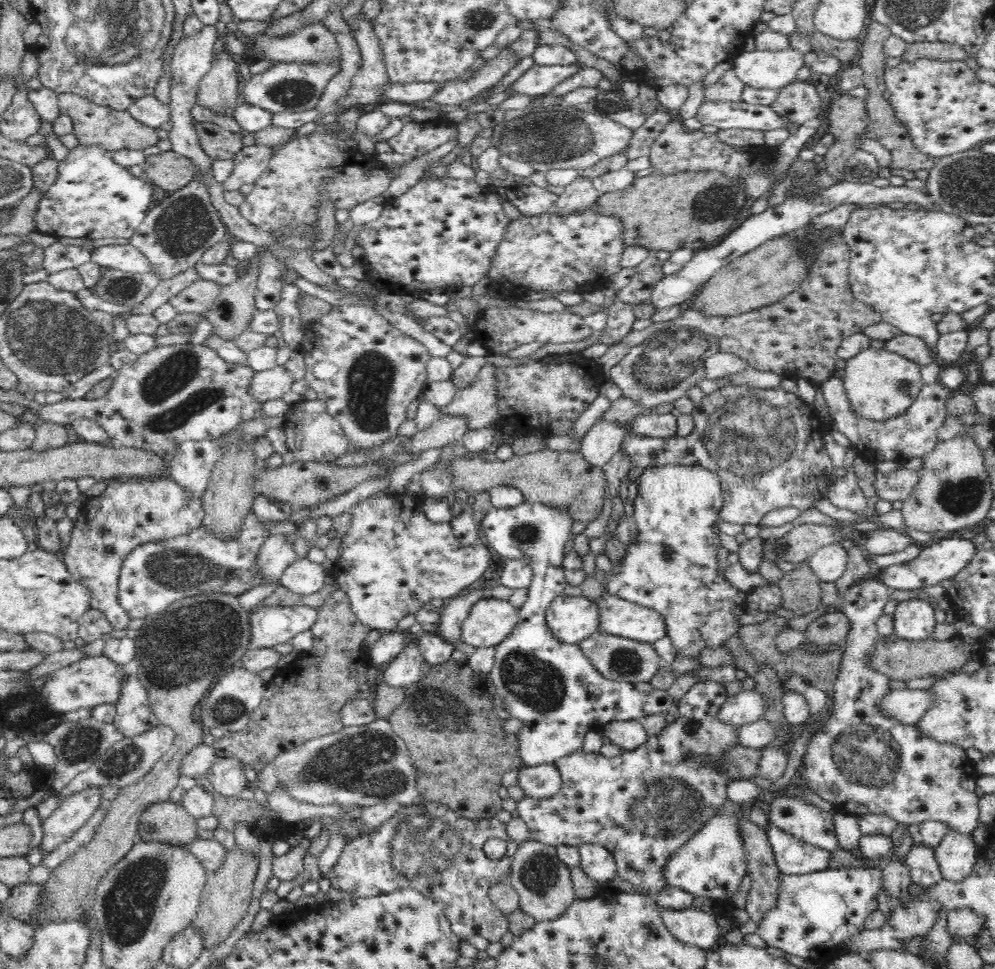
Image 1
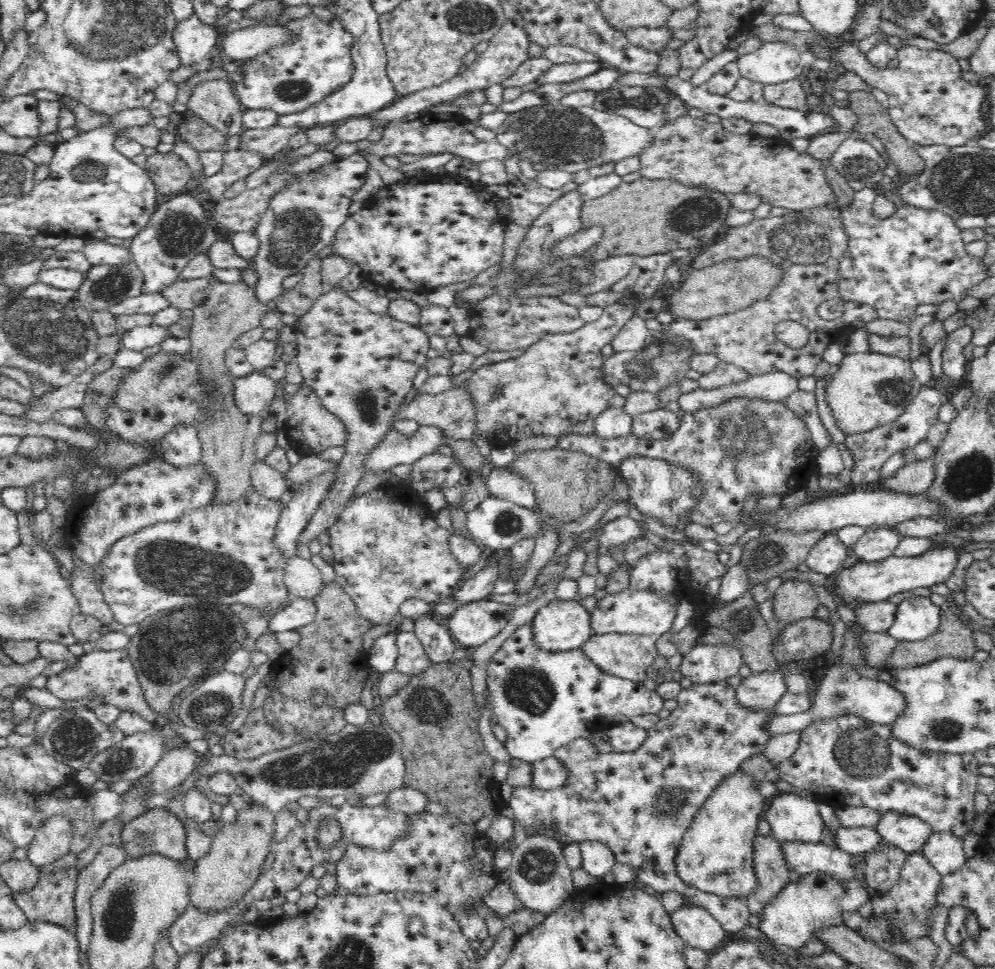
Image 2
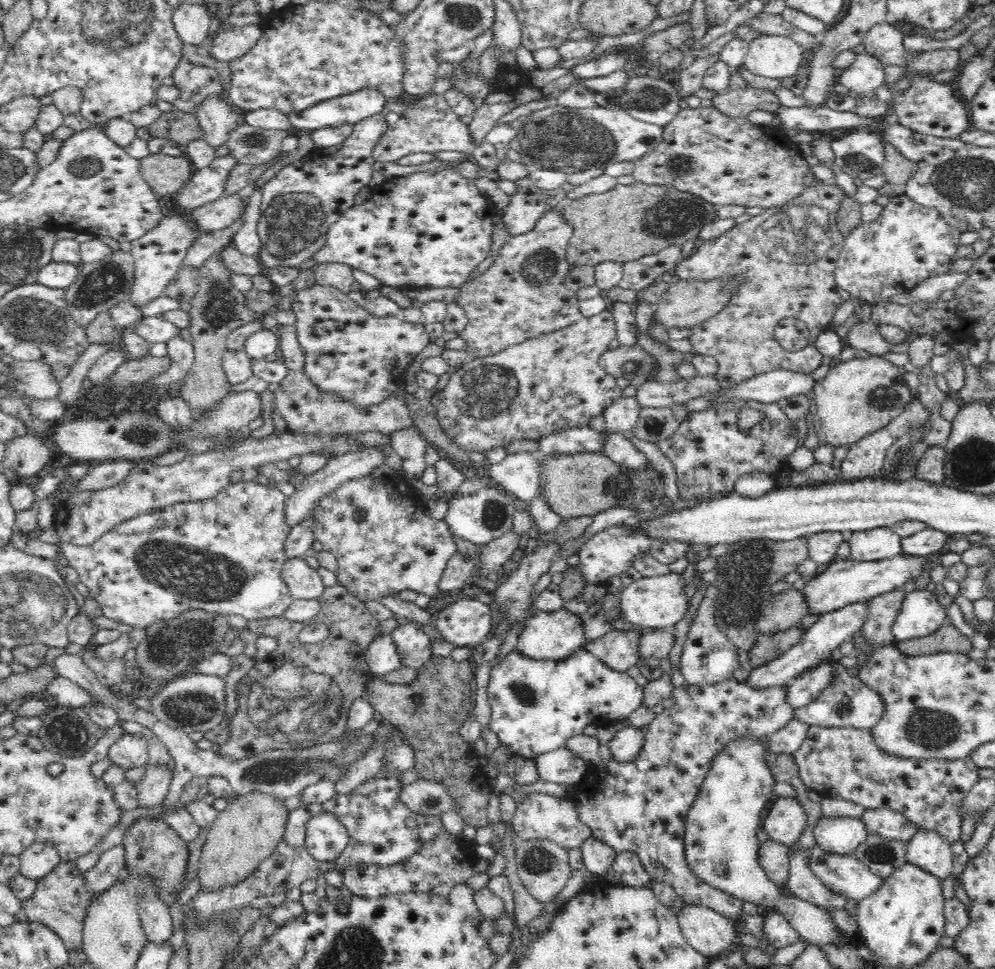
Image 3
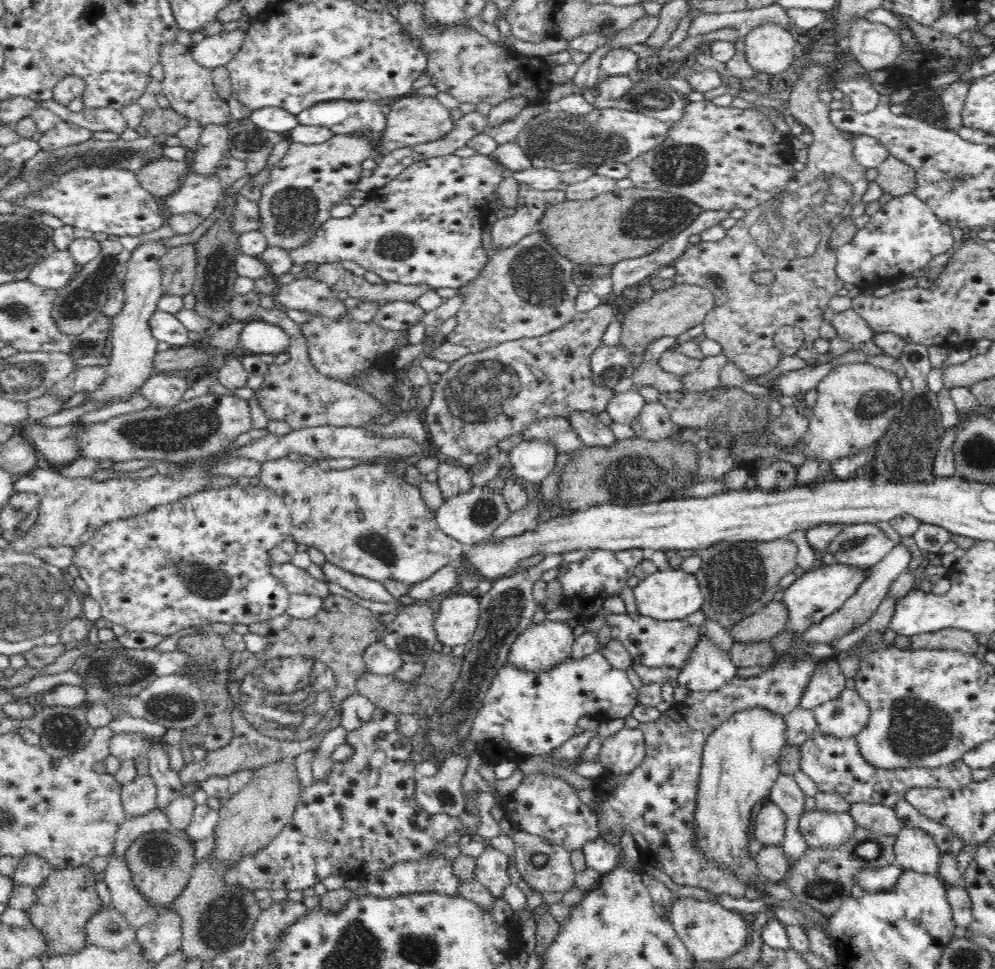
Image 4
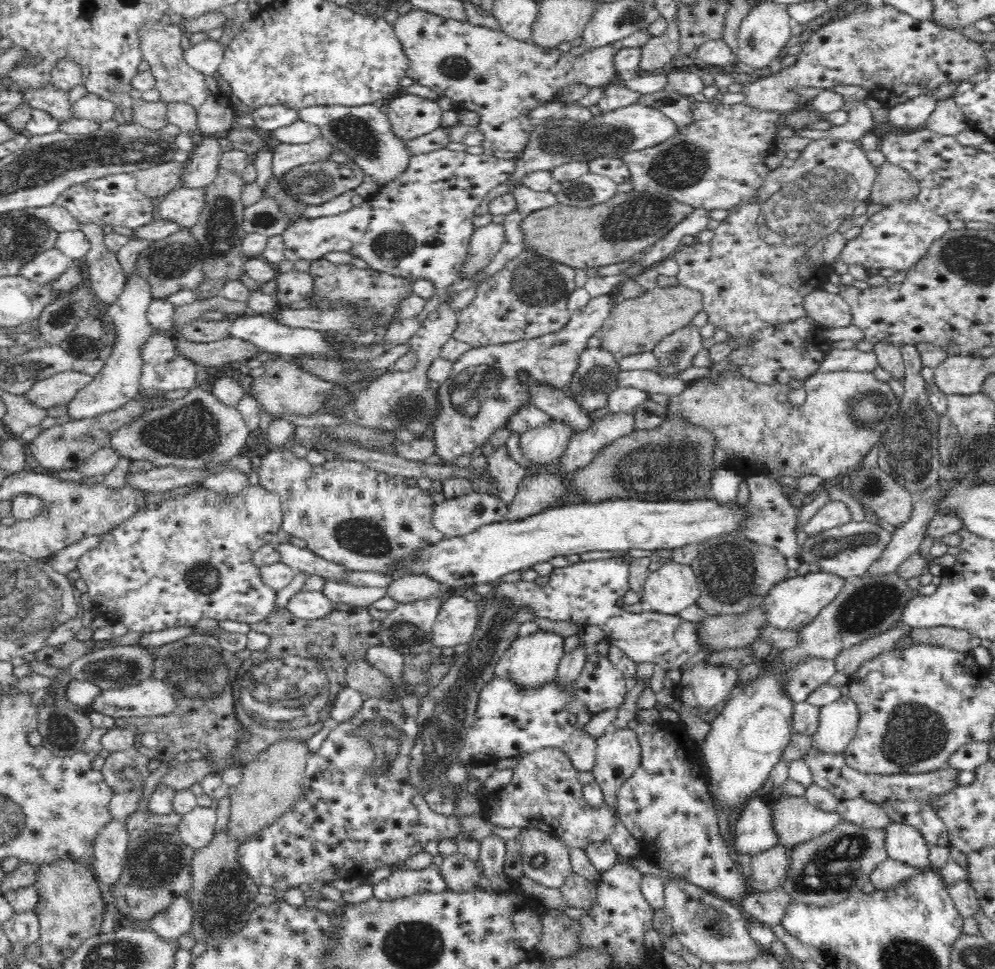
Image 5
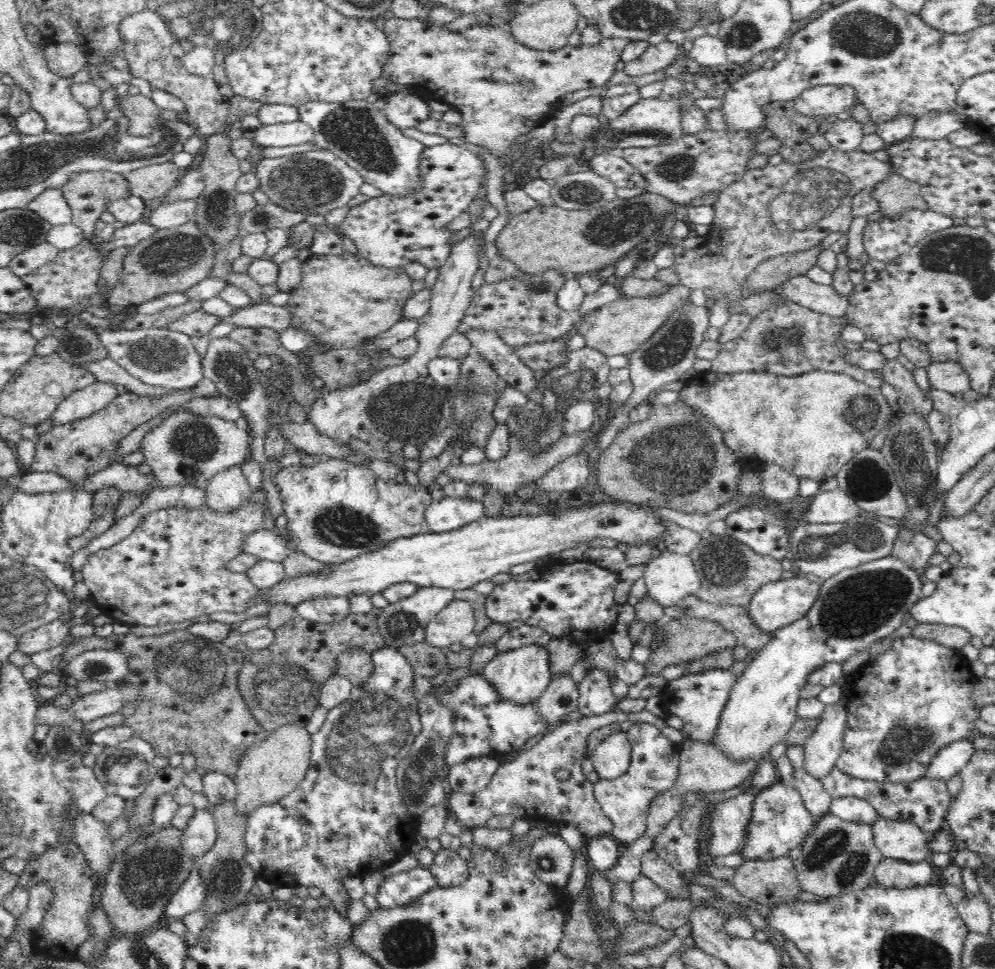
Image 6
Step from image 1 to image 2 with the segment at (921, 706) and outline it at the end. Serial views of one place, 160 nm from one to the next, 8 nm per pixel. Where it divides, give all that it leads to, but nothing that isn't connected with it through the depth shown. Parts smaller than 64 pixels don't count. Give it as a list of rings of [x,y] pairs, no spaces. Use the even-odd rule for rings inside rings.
[[[814,582],[812,588],[817,594],[819,603],[824,608],[828,608],[828,612],[830,612],[828,619],[832,623],[833,639],[829,649],[832,652],[832,664],[830,664],[828,672],[826,672],[826,676],[820,680],[820,684],[816,688],[816,694],[812,696],[813,702],[810,709],[798,714],[777,714],[769,723],[769,732],[771,734],[768,736],[786,734],[786,732],[802,732],[816,722],[830,721],[847,715],[852,715],[852,717],[862,719],[866,723],[873,725],[892,726],[892,722],[900,716],[901,710],[904,709],[904,698],[895,689],[892,689],[892,686],[888,685],[888,683],[862,677],[857,670],[848,667],[848,663],[843,659],[844,636],[846,635],[847,624],[838,613],[838,603],[825,587],[818,586]]]

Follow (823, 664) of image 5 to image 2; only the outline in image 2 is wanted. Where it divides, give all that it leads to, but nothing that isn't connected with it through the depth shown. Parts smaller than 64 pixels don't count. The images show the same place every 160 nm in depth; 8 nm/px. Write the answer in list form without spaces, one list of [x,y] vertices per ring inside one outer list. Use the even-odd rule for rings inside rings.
[[[720,681],[717,683],[712,683],[708,686],[693,683],[686,684],[684,689],[677,695],[678,706],[670,712],[668,718],[662,720],[656,724],[653,728],[648,730],[646,741],[640,746],[639,750],[634,753],[614,753],[603,754],[598,752],[596,746],[590,742],[588,738],[576,738],[572,740],[568,745],[561,746],[554,751],[553,757],[562,760],[566,767],[570,770],[570,777],[566,780],[566,784],[560,788],[553,788],[550,790],[544,790],[534,786],[533,784],[525,787],[513,787],[512,795],[510,796],[509,806],[512,807],[513,813],[515,815],[516,825],[519,829],[528,832],[528,827],[544,826],[545,822],[554,822],[559,826],[560,838],[554,838],[561,845],[569,845],[572,843],[584,842],[584,840],[594,840],[599,842],[604,842],[612,852],[615,854],[616,862],[626,862],[638,869],[638,882],[642,882],[645,885],[650,885],[655,891],[660,893],[676,891],[686,898],[690,898],[690,902],[694,906],[705,908],[721,925],[724,930],[728,932],[740,932],[744,930],[748,923],[748,918],[750,916],[749,906],[745,898],[734,898],[734,897],[721,897],[717,894],[712,894],[709,892],[701,891],[696,888],[696,886],[688,885],[676,870],[676,857],[678,856],[679,848],[681,846],[682,840],[684,839],[684,834],[686,830],[692,824],[696,813],[699,811],[700,805],[709,797],[712,789],[720,782],[720,779],[724,778],[725,775],[732,774],[741,768],[741,765],[748,761],[752,756],[763,753],[765,746],[768,743],[769,736],[769,723],[771,719],[774,719],[777,714],[775,713],[775,708],[772,710],[765,710],[764,708],[747,708],[743,706],[737,698],[737,689],[732,688],[730,684],[726,681]]]

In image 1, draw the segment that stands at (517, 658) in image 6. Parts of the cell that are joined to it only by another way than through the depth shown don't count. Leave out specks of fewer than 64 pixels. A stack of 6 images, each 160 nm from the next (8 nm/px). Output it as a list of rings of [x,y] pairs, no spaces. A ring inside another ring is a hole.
[[[561,595],[554,598],[545,610],[547,629],[564,645],[579,645],[599,630],[599,610],[583,595]]]

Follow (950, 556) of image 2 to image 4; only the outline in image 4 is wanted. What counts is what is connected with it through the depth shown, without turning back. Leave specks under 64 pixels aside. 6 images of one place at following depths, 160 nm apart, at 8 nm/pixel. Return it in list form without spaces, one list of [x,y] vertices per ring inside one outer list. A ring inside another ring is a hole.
[[[835,563],[806,571],[779,595],[780,601],[788,613],[785,628],[800,635],[806,632],[810,626],[820,624],[828,615],[840,610],[847,599],[856,592],[857,586],[863,581],[868,569]]]

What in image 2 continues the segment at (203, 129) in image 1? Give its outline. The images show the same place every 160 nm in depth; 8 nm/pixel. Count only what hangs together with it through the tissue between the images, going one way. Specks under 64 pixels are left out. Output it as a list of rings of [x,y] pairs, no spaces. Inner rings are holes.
[[[190,111],[169,114],[170,123],[165,128],[176,138],[181,138],[196,151],[223,150],[226,151],[228,136],[218,132],[213,126],[206,124],[198,115]]]

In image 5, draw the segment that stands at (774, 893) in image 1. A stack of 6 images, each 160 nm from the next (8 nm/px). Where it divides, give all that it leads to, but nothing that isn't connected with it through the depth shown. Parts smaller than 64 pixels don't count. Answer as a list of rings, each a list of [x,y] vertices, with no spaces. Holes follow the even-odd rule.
[[[780,846],[753,855],[750,863],[752,874],[745,880],[748,890],[768,893],[782,887],[788,876],[790,861],[789,851]]]

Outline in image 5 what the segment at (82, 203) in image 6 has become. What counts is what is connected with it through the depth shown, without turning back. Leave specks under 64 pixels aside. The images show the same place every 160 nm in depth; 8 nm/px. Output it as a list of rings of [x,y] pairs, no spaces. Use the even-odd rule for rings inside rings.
[[[80,223],[79,230],[84,232],[90,243],[84,264],[85,270],[90,273],[93,294],[98,302],[112,304],[122,294],[127,284],[127,277],[117,260],[117,254],[106,247],[103,226],[100,224]]]

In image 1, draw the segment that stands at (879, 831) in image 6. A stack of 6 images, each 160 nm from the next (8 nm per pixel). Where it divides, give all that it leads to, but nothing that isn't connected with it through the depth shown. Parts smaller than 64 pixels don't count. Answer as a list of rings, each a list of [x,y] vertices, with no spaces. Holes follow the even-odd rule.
[[[950,831],[934,849],[941,875],[946,880],[966,878],[979,861],[978,847],[972,835]]]

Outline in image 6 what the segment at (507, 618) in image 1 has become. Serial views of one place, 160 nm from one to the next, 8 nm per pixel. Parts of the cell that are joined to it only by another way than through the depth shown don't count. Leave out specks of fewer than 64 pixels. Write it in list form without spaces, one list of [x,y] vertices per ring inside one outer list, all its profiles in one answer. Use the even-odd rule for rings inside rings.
[[[454,599],[425,624],[424,641],[438,648],[460,642],[474,630],[473,610],[468,601]]]

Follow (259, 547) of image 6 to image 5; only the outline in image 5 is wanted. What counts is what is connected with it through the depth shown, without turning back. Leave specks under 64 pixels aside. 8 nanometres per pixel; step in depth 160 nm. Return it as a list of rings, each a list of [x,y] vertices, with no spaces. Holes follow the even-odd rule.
[[[271,541],[270,543],[275,543],[273,549],[278,553],[279,561],[282,564],[288,565],[292,570],[296,573],[298,572],[307,572],[310,575],[318,575],[324,577],[328,577],[328,580],[336,580],[339,581],[341,576],[345,573],[345,569],[342,565],[325,561],[323,558],[320,558],[317,554],[314,554],[310,550],[306,550],[306,548],[298,548],[295,544],[288,542],[276,542]]]

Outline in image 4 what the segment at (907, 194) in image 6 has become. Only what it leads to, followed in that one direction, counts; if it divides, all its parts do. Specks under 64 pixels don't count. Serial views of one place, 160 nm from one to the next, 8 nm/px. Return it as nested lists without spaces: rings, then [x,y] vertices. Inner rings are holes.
[[[889,155],[877,169],[878,176],[873,181],[886,194],[892,194],[892,196],[897,197],[915,192],[915,170],[911,166]]]

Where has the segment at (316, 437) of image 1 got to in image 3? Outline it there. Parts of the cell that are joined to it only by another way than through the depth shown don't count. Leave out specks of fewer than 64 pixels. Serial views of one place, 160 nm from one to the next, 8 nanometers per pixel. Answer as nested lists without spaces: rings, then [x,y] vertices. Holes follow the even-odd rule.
[[[279,324],[275,331],[279,337],[279,357],[283,357],[287,373],[274,392],[273,412],[287,421],[288,432],[337,435],[375,431],[391,435],[394,431],[412,427],[408,409],[397,396],[390,396],[378,404],[358,407],[338,393],[320,389],[304,373],[305,353],[300,347],[296,326]]]

